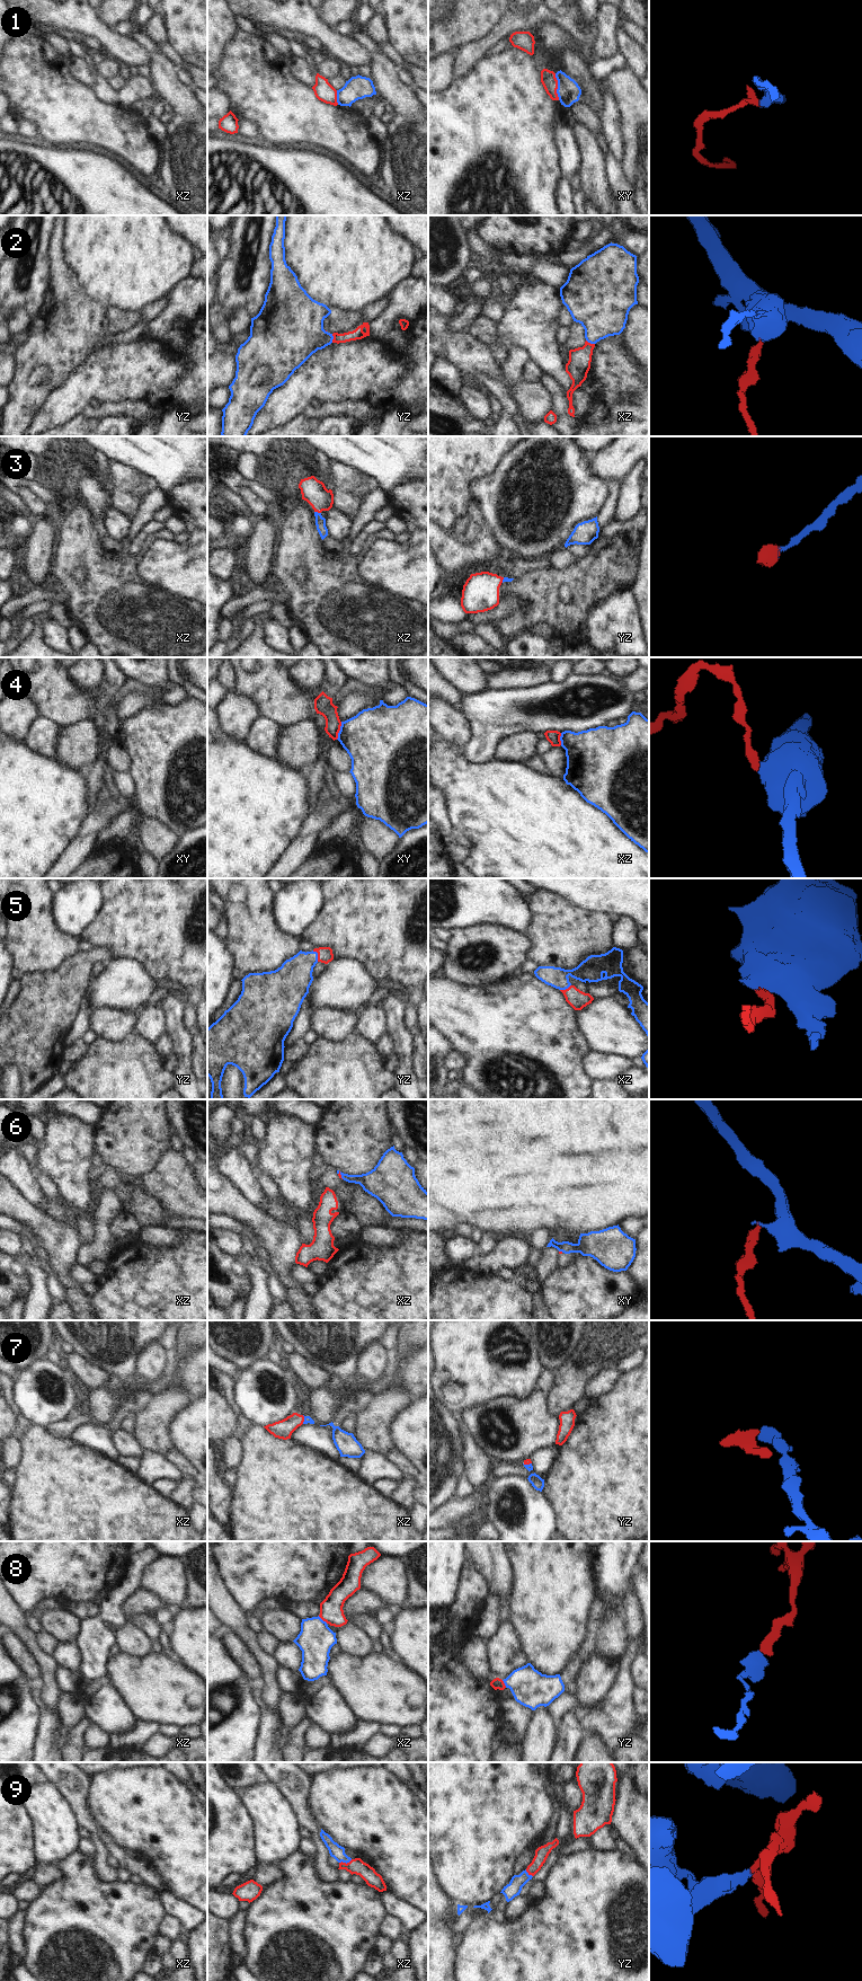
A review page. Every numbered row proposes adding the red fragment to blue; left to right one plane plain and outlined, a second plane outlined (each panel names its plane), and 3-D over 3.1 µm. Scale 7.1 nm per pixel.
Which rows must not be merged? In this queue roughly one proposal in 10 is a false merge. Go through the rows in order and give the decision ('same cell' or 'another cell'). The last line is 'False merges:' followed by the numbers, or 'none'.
1: same cell
2: same cell
3: same cell
4: another cell
5: same cell
6: another cell
7: same cell
8: same cell
9: same cell
False merges: 4, 6

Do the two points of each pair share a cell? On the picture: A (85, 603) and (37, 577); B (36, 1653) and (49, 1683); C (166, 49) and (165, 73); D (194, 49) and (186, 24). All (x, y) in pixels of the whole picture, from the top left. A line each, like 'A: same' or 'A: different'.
A: different
B: same
C: different
D: same

